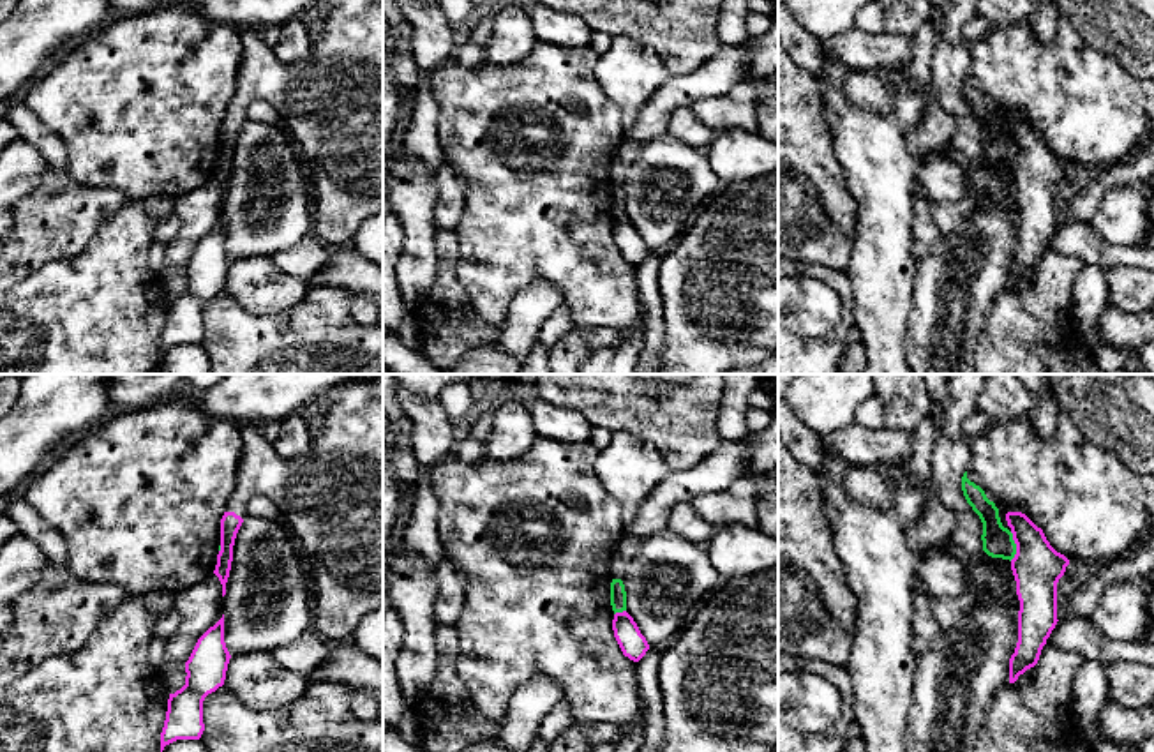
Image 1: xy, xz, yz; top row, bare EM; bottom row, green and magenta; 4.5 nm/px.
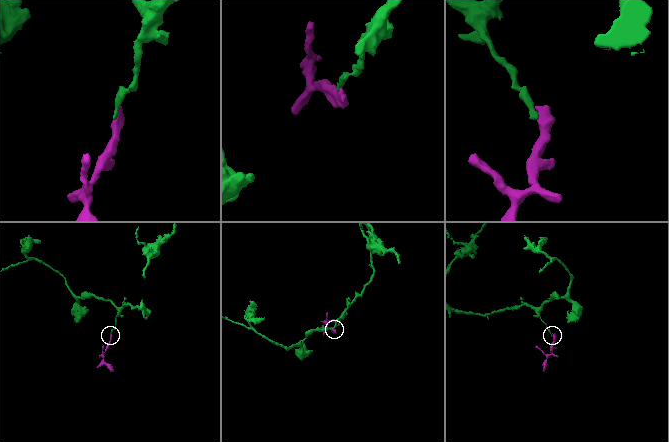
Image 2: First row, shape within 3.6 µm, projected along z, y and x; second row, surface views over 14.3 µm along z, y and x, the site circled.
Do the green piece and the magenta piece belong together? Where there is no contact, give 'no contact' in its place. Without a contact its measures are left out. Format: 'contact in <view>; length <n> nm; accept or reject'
contact in yz; length 140 nm; accept

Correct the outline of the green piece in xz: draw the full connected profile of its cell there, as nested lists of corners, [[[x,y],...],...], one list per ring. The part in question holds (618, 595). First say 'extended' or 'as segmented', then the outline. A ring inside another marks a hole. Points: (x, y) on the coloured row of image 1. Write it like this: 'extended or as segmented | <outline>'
extended | [[[612,579],[611,583],[611,605],[614,611],[612,630],[623,655],[639,662],[649,650],[649,644],[626,613],[626,591],[621,579]]]

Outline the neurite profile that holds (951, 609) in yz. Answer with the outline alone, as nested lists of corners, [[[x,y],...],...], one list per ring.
[[[930,595],[930,605],[939,620],[940,628],[948,630],[963,616],[965,611],[974,607],[974,597],[965,595],[963,598],[937,600]]]

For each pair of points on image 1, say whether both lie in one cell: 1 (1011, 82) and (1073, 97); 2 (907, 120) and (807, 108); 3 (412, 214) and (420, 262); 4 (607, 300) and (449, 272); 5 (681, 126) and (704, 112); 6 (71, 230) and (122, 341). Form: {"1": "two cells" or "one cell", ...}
{"1": "one cell", "2": "two cells", "3": "one cell", "4": "two cells", "5": "two cells", "6": "two cells"}

